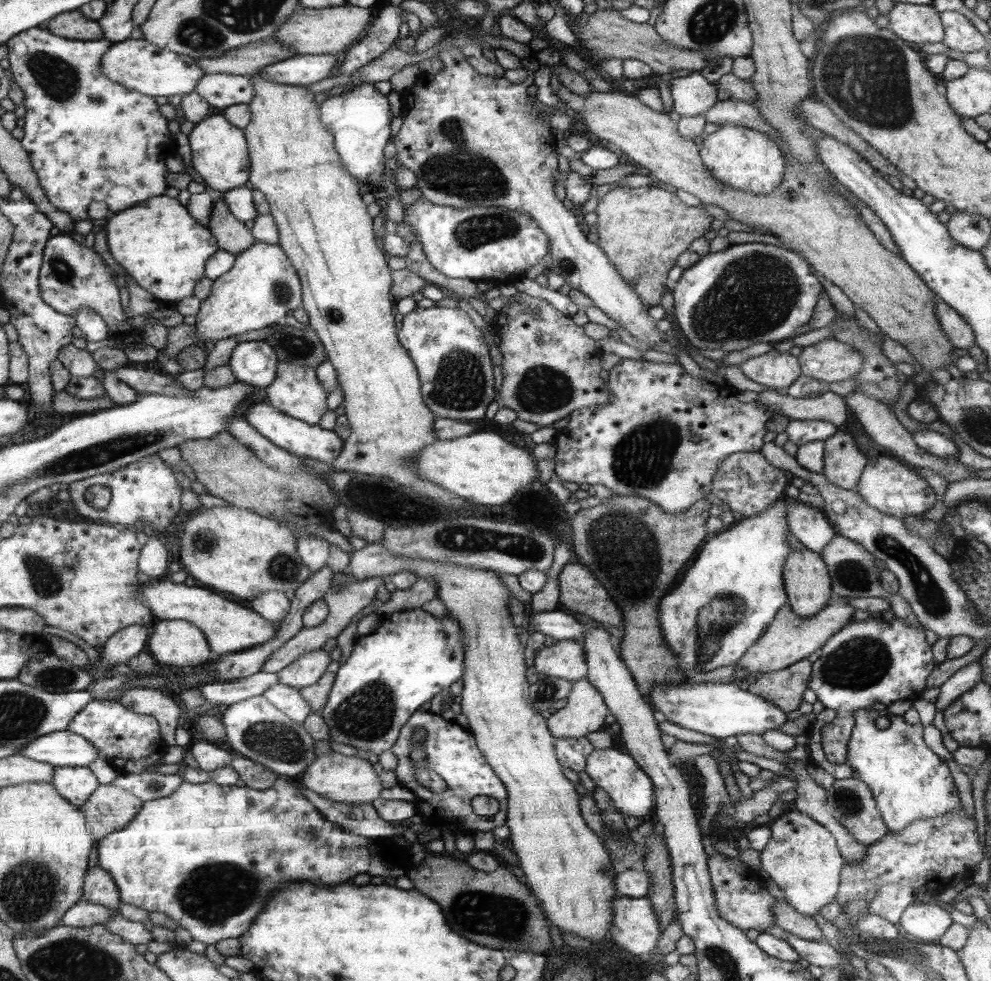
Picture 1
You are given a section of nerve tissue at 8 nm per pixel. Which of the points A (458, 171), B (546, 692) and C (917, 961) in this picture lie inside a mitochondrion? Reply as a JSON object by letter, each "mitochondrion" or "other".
{"A":"mitochondrion","B":"mitochondrion","C":"mitochondrion"}

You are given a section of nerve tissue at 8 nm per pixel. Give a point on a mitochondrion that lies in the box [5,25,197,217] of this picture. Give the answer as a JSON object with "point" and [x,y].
{"point":[61,82]}

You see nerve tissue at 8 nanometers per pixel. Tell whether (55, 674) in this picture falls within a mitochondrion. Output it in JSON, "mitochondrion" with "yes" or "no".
{"mitochondrion":"yes"}

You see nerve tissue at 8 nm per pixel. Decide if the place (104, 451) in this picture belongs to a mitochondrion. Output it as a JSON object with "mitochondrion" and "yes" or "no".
{"mitochondrion":"yes"}

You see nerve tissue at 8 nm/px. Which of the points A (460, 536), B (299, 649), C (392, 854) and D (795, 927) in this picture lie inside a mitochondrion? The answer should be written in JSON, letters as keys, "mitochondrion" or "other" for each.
{"A":"mitochondrion","B":"other","C":"other","D":"other"}

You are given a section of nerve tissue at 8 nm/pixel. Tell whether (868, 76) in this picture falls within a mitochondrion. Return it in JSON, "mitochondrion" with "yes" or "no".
{"mitochondrion":"yes"}

